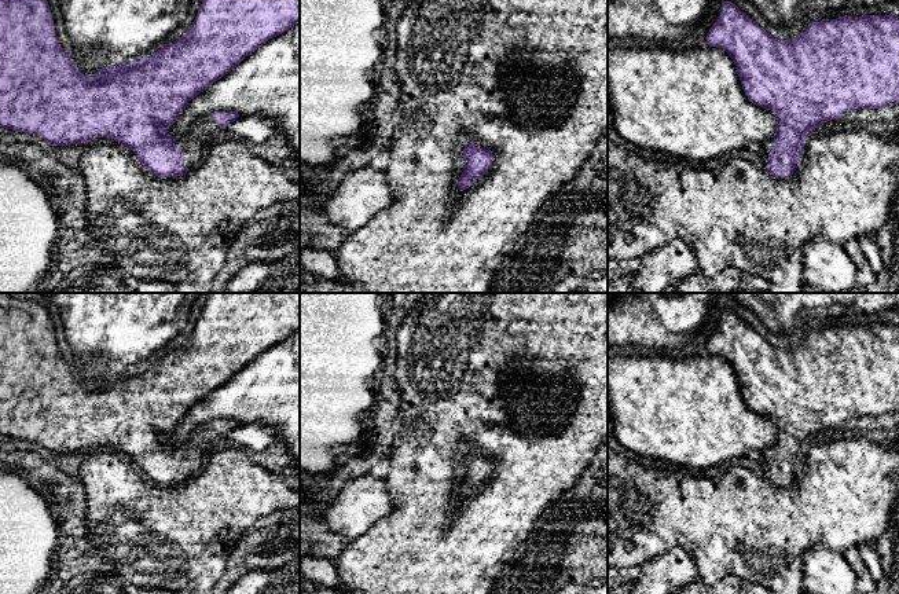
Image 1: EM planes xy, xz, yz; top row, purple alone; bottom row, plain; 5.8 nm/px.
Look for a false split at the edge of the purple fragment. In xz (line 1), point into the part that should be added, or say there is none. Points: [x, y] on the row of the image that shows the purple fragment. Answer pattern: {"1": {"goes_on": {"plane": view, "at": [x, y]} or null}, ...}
{"1": {"goes_on": null}}

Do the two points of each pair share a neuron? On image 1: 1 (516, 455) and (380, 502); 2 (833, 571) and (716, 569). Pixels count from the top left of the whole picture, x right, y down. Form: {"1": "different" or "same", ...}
{"1": "different", "2": "different"}

